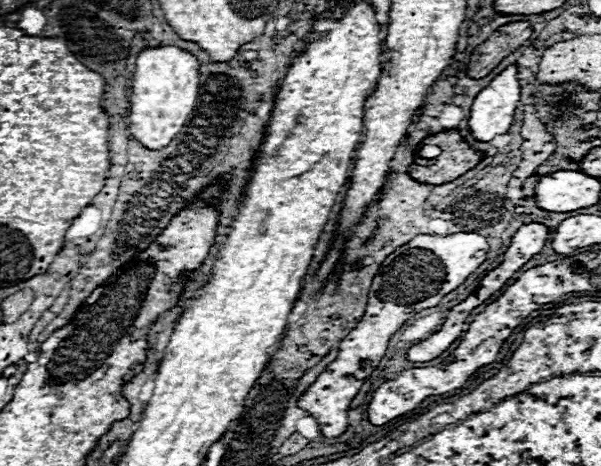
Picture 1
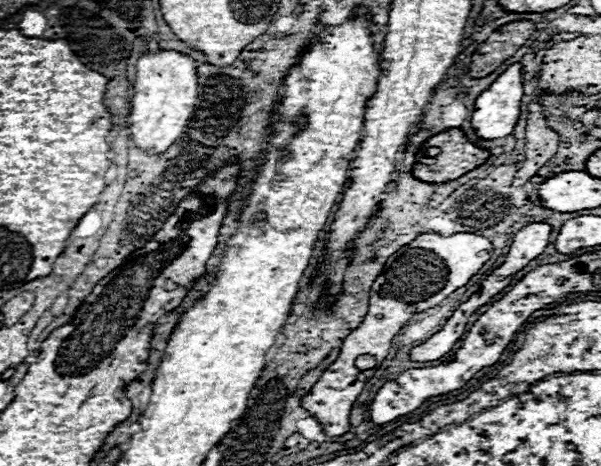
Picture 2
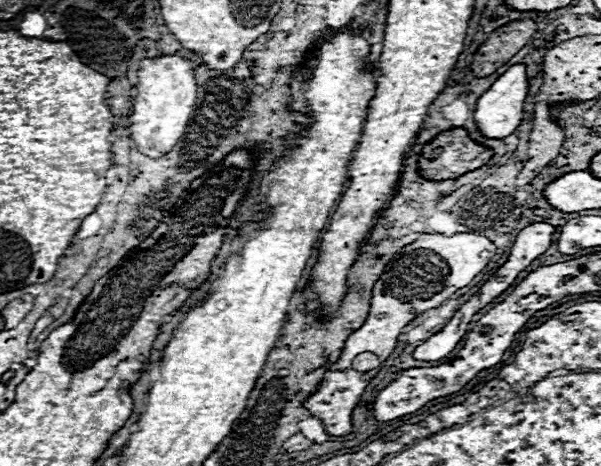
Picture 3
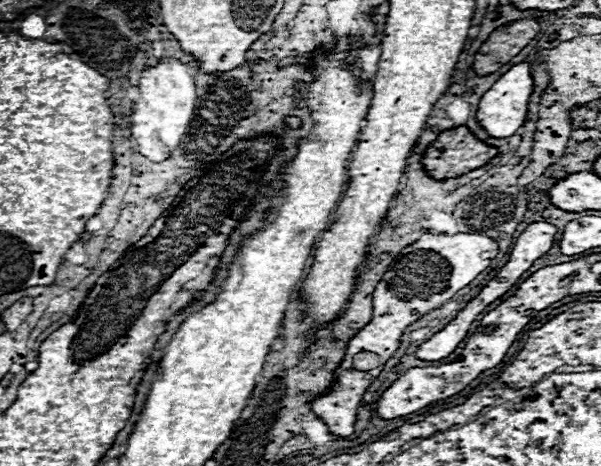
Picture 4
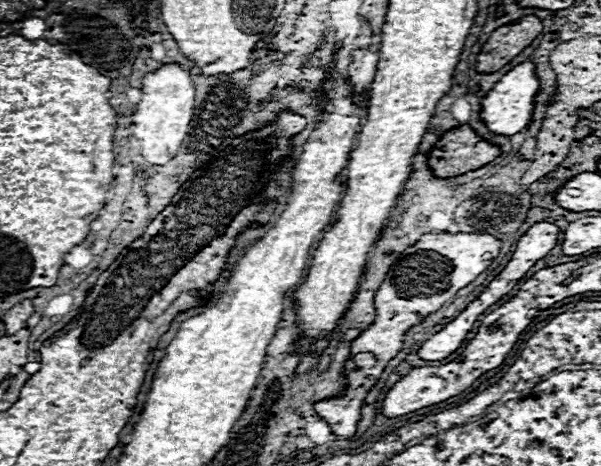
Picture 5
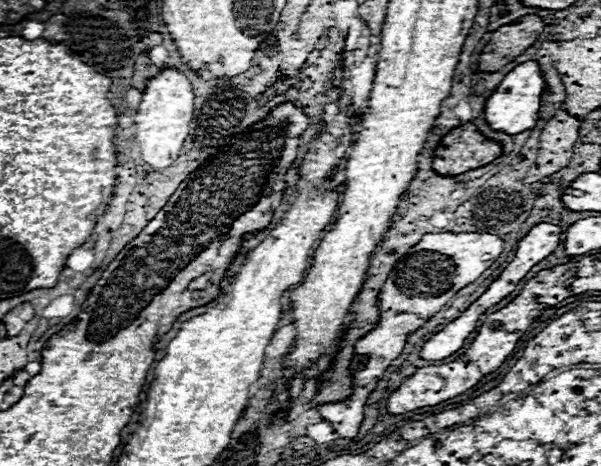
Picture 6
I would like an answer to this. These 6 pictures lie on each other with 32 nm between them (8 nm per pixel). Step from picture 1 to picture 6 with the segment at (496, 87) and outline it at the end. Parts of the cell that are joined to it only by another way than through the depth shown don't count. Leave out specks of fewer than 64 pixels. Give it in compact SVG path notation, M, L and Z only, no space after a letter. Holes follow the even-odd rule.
M534 60L518 64L512 72L508 72L498 88L484 102L484 118L492 130L500 130L504 134L518 134L530 130L538 120L540 94L544 92L544 80L540 76L540 68Z

